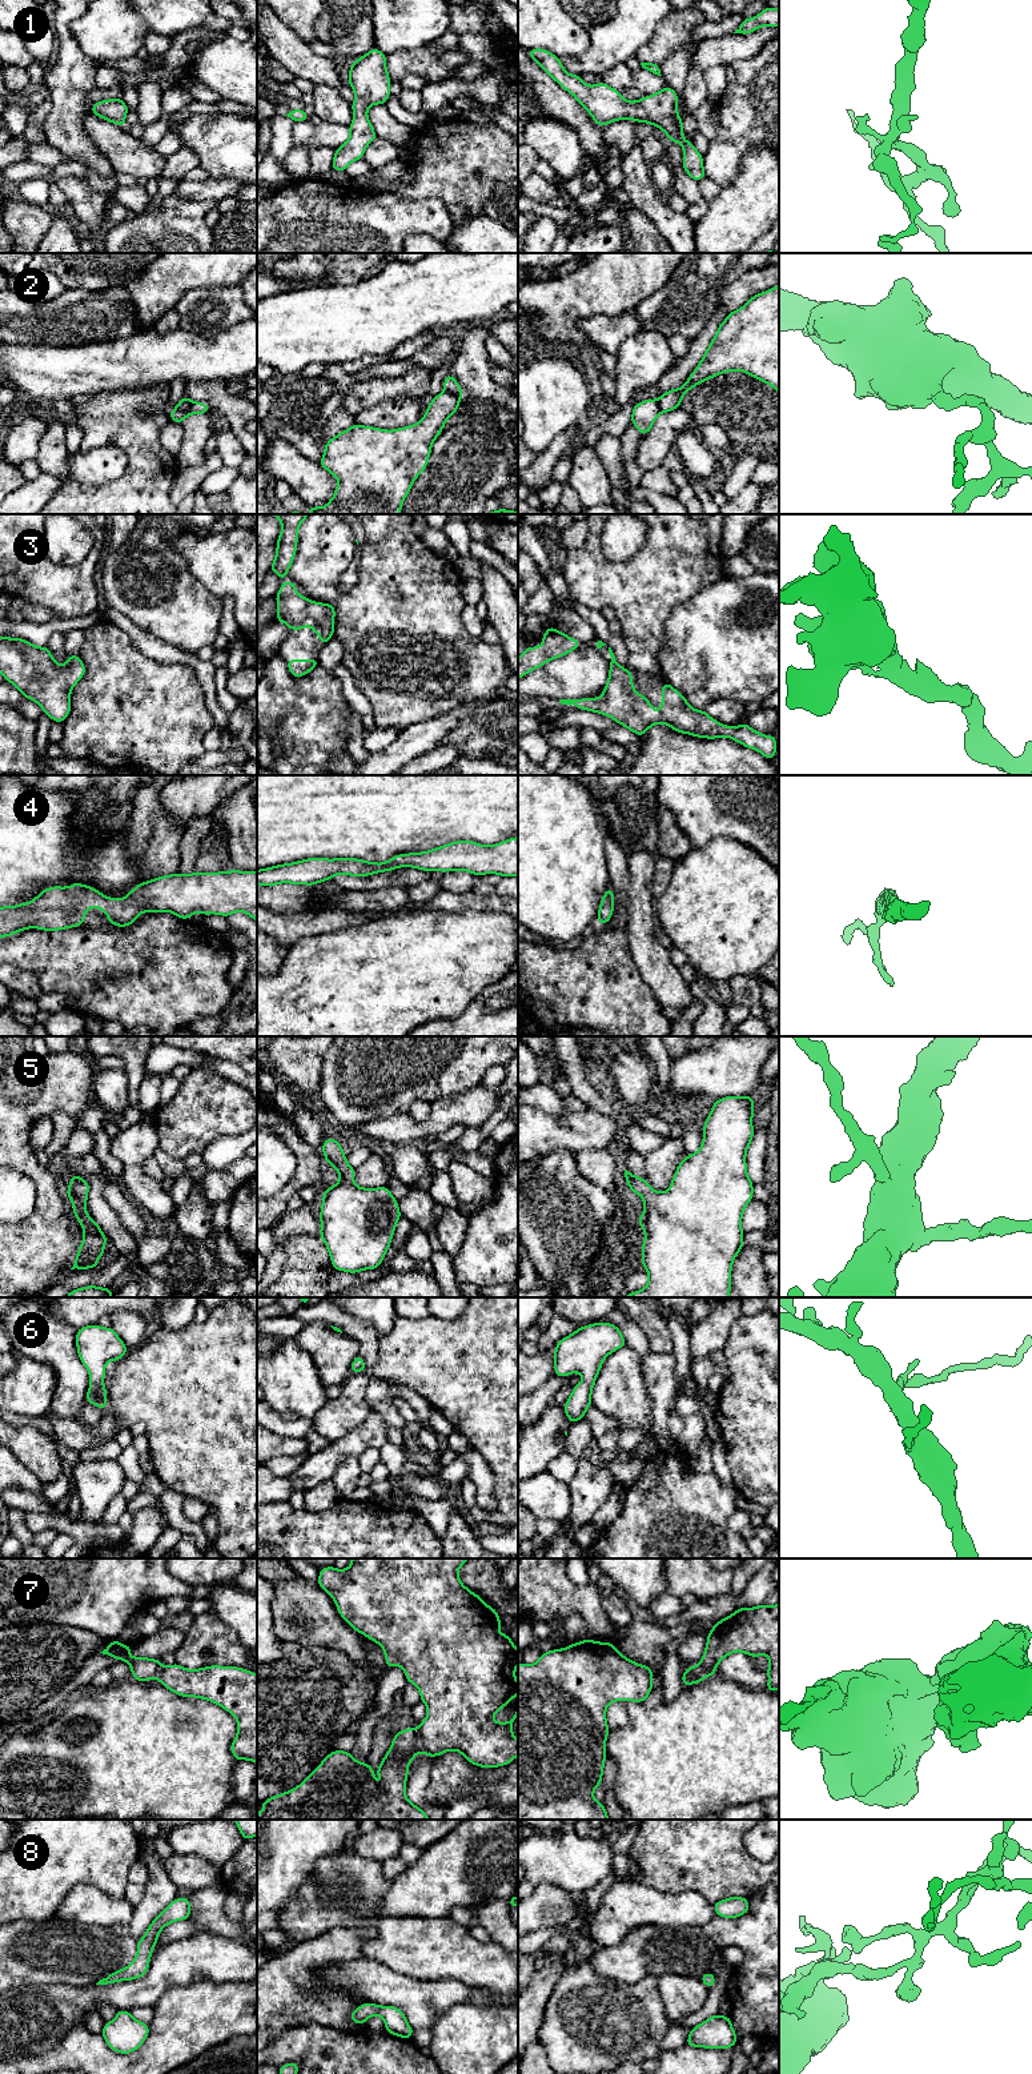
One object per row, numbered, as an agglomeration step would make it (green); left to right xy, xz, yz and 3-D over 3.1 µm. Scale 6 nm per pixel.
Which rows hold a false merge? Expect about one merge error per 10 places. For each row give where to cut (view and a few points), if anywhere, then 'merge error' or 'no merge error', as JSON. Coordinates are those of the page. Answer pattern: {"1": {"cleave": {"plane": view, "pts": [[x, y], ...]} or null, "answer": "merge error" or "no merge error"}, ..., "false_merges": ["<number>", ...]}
{"1": {"cleave": null, "answer": "no merge error"}, "2": {"cleave": {"plane": "xy", "pts": [[192, 401], [181, 410], [173, 408]]}, "answer": "merge error"}, "3": {"cleave": null, "answer": "no merge error"}, "4": {"cleave": null, "answer": "no merge error"}, "5": {"cleave": null, "answer": "no merge error"}, "6": {"cleave": null, "answer": "no merge error"}, "7": {"cleave": {"plane": "xz", "pts": [[414, 1729], [418, 1737], [418, 1746], [422, 1750]]}, "answer": "merge error"}, "8": {"cleave": null, "answer": "no merge error"}, "false_merges": ["2", "7"]}

